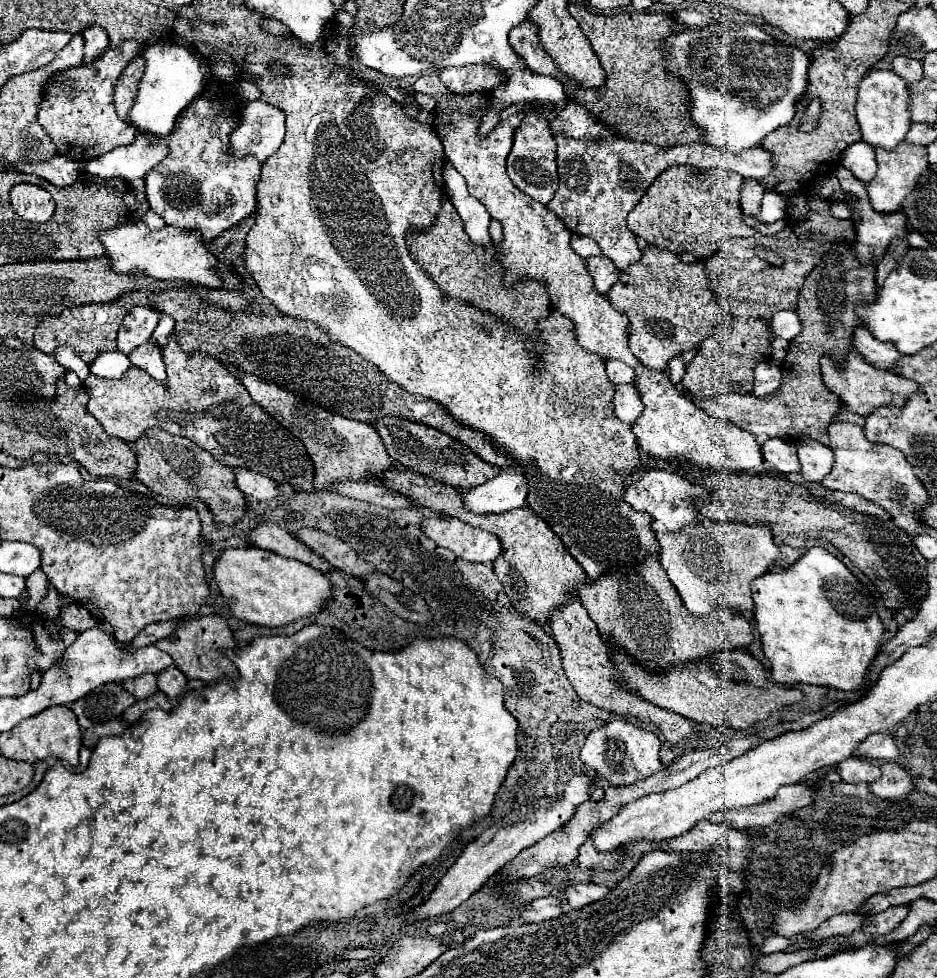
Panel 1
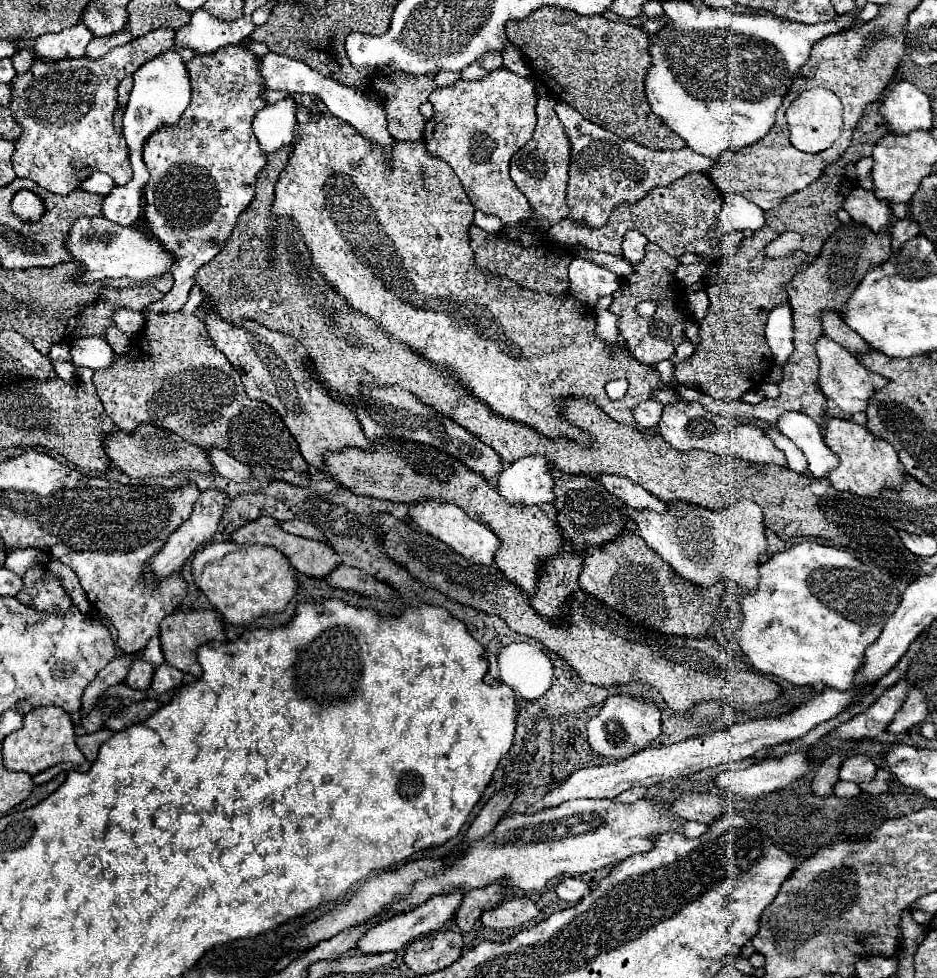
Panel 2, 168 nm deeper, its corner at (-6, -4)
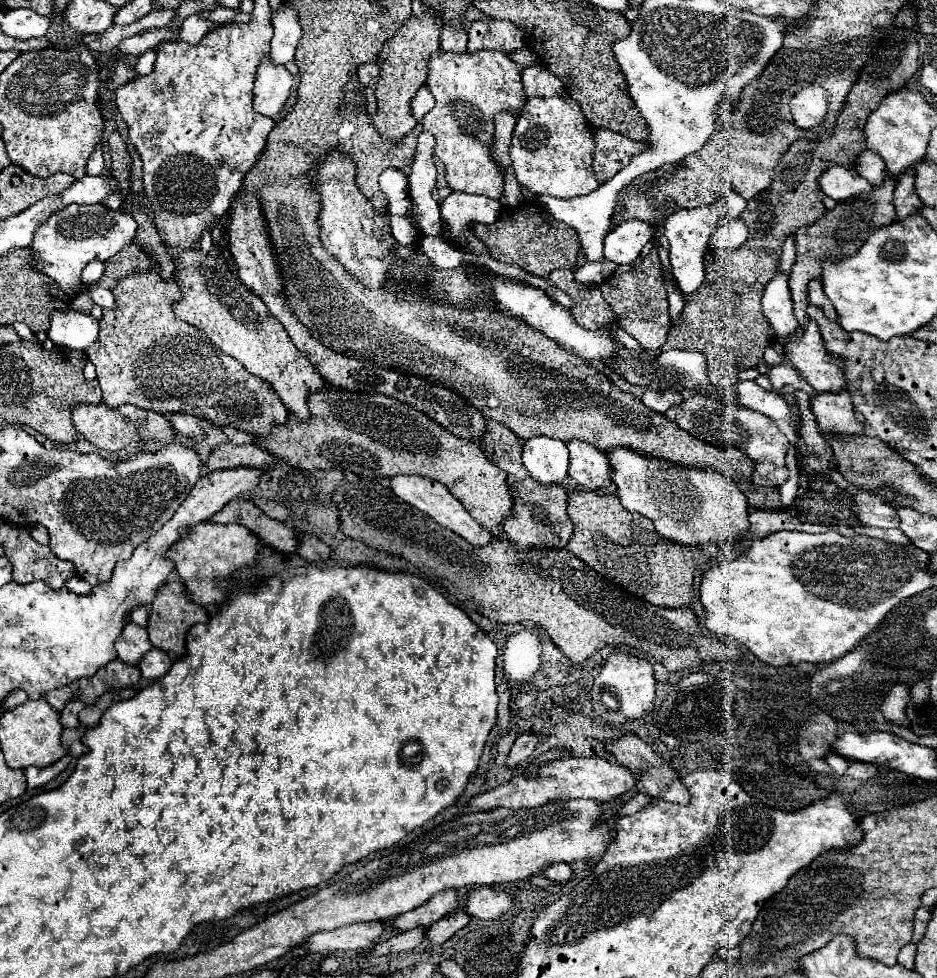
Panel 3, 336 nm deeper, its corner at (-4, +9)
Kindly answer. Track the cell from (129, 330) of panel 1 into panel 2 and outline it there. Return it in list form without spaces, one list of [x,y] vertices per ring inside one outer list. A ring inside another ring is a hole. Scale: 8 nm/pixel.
[[[236,44],[226,46],[210,56],[194,54],[194,58],[186,62],[186,68],[190,70],[192,86],[192,100],[188,108],[182,112],[182,118],[176,126],[162,126],[162,130],[156,130],[146,140],[142,150],[142,160],[150,172],[150,180],[144,188],[144,220],[162,248],[176,258],[174,266],[170,268],[174,286],[162,300],[148,306],[148,310],[154,312],[172,312],[186,304],[188,292],[194,286],[196,270],[210,262],[232,234],[236,218],[254,200],[256,176],[266,164],[266,154],[260,150],[260,144],[252,134],[252,118],[266,106],[266,86],[262,86],[262,78],[258,78],[258,56],[254,56],[254,52],[250,52],[246,46]]]

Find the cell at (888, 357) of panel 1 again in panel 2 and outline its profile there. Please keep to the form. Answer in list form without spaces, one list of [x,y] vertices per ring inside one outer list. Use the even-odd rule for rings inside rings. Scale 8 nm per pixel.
[[[822,310],[820,318],[824,334],[834,342],[838,342],[840,346],[844,346],[852,356],[862,356],[864,352],[870,352],[870,346],[862,342],[862,338],[858,338],[858,334],[854,334],[854,330],[850,330],[836,312]]]

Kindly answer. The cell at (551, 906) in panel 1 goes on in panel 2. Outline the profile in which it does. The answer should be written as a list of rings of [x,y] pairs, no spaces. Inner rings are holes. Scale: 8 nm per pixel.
[[[512,898],[502,902],[498,908],[492,908],[480,916],[484,928],[504,930],[504,928],[520,928],[532,922],[540,914],[540,908],[528,898]]]

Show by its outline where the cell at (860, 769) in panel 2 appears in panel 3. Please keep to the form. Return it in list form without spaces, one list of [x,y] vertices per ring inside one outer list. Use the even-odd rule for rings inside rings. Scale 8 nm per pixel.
[[[830,753],[828,757],[826,757],[826,763],[834,769],[834,773],[838,773],[838,775],[844,775],[846,771],[848,771],[848,767],[852,765],[852,761],[848,761],[846,757],[842,757],[842,755],[838,755],[838,753]]]

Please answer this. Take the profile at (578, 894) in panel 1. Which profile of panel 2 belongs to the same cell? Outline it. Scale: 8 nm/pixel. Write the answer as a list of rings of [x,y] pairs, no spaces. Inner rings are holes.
[[[562,878],[556,886],[556,894],[566,902],[578,902],[586,892],[588,886],[580,878]]]

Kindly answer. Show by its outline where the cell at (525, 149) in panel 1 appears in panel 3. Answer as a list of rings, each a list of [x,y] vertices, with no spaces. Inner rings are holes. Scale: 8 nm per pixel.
[[[568,93],[528,99],[512,133],[510,159],[516,181],[534,195],[572,199],[600,187],[592,173],[592,125]]]

